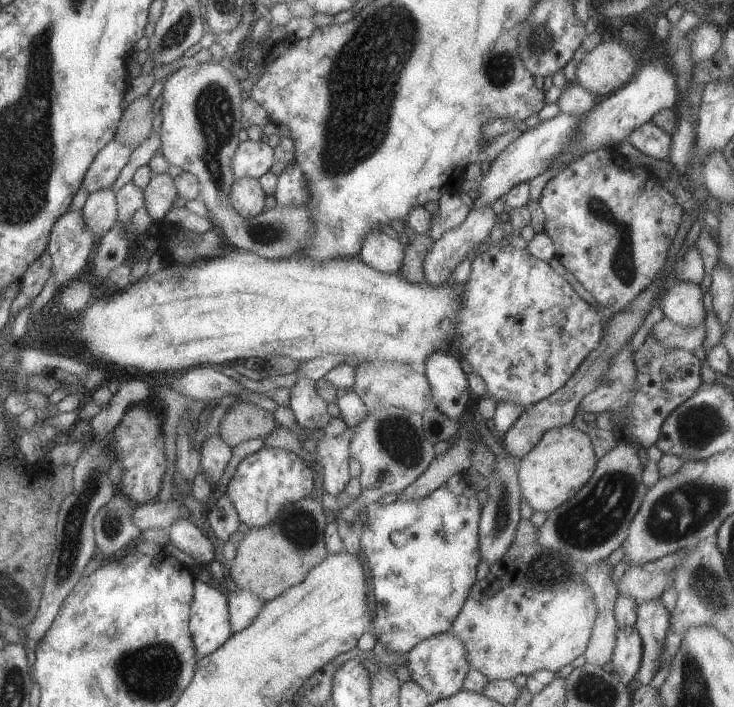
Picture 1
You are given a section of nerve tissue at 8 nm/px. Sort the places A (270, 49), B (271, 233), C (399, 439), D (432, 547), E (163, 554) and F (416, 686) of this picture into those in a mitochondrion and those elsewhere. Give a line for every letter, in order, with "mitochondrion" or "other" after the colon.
A: other
B: mitochondrion
C: mitochondrion
D: other
E: other
F: other

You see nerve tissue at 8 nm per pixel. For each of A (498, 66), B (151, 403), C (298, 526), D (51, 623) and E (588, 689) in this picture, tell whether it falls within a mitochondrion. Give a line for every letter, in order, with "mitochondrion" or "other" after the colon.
A: mitochondrion
B: other
C: mitochondrion
D: other
E: mitochondrion

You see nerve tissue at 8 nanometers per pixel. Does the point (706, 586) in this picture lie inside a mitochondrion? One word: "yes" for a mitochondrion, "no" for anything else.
yes

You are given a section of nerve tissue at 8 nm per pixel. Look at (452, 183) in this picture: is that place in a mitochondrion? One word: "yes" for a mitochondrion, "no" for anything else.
no

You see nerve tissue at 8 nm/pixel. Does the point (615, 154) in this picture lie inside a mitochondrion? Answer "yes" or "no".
no

